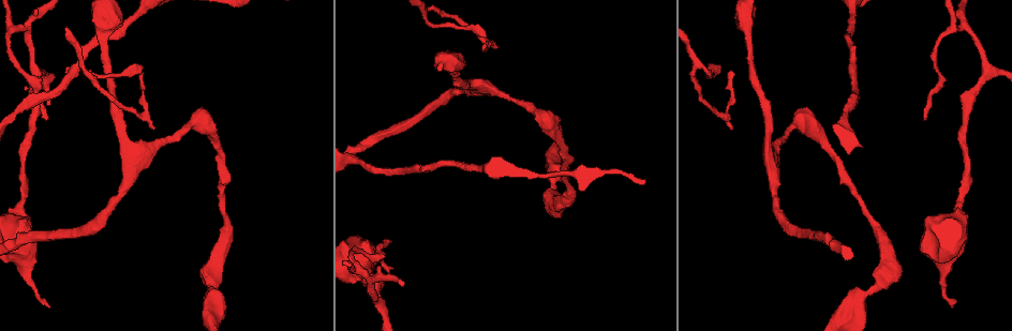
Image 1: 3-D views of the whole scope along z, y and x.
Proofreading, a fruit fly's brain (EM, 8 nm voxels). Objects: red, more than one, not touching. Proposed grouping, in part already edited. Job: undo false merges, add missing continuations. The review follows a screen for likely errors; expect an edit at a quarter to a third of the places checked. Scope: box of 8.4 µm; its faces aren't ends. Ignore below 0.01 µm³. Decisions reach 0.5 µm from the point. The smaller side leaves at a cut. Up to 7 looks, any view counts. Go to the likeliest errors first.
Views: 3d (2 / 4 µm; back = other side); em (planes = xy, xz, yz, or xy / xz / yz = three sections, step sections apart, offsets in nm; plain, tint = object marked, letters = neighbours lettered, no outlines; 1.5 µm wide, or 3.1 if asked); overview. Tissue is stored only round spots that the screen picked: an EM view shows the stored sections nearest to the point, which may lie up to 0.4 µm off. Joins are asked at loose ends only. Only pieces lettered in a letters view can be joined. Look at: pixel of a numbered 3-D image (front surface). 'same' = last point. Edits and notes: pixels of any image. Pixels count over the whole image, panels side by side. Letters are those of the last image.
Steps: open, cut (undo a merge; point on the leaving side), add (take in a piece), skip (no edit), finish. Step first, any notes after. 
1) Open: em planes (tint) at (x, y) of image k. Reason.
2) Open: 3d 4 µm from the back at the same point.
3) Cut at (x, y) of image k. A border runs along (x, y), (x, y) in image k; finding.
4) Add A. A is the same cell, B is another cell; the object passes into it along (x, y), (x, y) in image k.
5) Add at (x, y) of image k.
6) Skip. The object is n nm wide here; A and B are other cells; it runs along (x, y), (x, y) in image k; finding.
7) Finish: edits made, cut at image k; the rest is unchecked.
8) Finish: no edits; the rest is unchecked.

Open: em xy step 8 (letters) at (485, 45) of image 1. Tapers out.

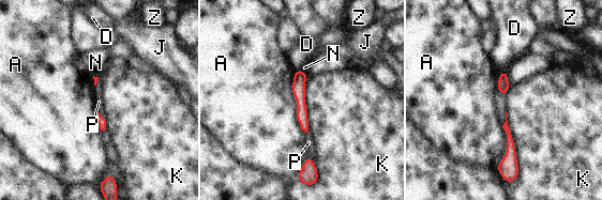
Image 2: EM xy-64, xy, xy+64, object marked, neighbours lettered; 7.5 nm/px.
Skip. A, D, J, K, N, P and Z are other cells; a border runs along (506, 111), (518, 171) in image 2; none of them fits.

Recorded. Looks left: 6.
Open: em planes (tint) at (370, 278) of image 1. Abrupt turn.

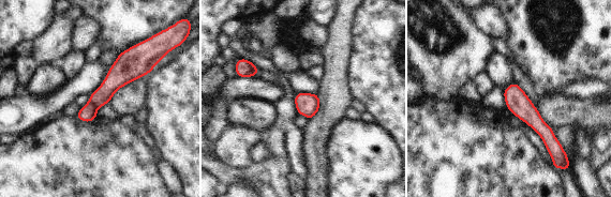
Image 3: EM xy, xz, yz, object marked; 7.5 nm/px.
Open: em planes (letters) at the same point. What lies round it.

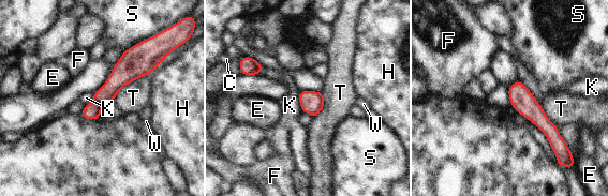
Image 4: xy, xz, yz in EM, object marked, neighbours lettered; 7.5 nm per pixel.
Cut at (92, 110) of image 4. C, E, F, H, K, S, T and W are other cells; a border runs along (93, 99), (102, 105) in image 4; a second cell is stuck on.

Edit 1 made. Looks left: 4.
Open: overview. See it whole again.

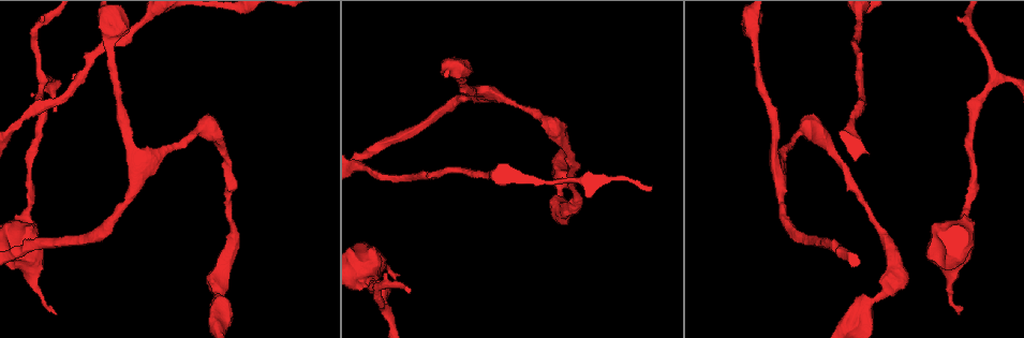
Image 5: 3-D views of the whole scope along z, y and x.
Open: em planes (plain) at (153, 160) of image 5. Thick turns thin.

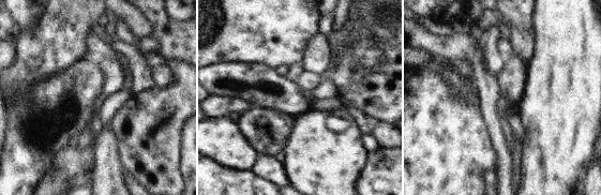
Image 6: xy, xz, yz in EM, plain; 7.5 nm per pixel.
Open: em planes (tint) at the same point.

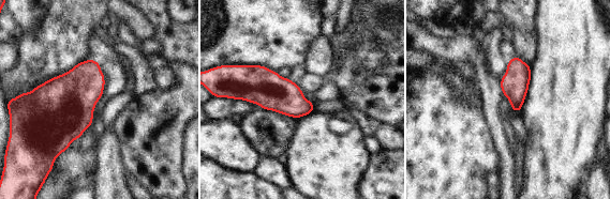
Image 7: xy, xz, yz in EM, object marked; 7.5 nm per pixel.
Open: em planes (letters) at the same point. See the neighbours.

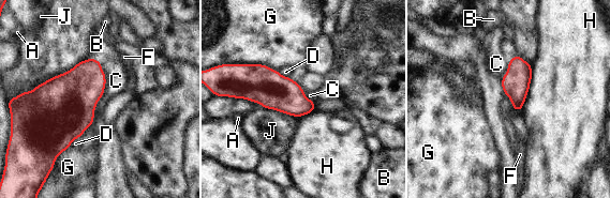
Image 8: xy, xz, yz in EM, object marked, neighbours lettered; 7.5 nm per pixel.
Skip. A, B, C, D, F, G, H and J are other cells; a border runs along (98, 59), (105, 88), (91, 124) in image 8; continuous, no second cell.

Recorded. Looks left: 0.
Finish: edits made, cut at image 4; the rest is unchecked.

